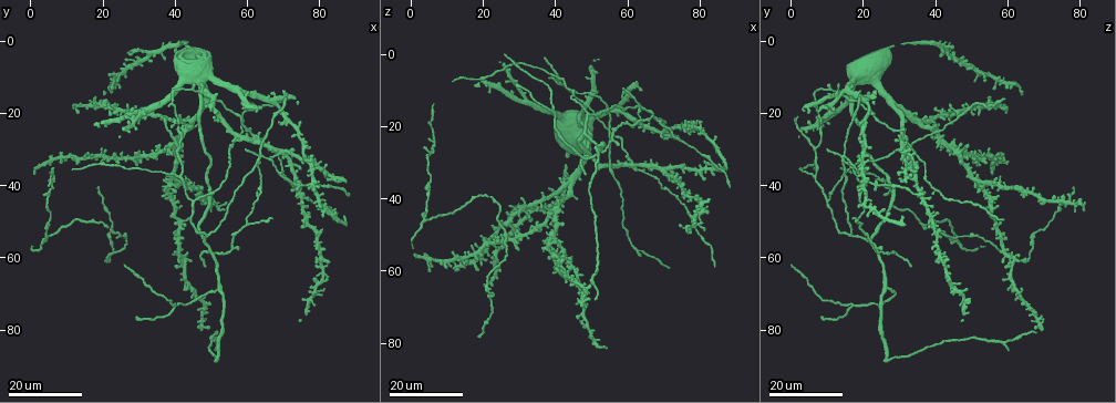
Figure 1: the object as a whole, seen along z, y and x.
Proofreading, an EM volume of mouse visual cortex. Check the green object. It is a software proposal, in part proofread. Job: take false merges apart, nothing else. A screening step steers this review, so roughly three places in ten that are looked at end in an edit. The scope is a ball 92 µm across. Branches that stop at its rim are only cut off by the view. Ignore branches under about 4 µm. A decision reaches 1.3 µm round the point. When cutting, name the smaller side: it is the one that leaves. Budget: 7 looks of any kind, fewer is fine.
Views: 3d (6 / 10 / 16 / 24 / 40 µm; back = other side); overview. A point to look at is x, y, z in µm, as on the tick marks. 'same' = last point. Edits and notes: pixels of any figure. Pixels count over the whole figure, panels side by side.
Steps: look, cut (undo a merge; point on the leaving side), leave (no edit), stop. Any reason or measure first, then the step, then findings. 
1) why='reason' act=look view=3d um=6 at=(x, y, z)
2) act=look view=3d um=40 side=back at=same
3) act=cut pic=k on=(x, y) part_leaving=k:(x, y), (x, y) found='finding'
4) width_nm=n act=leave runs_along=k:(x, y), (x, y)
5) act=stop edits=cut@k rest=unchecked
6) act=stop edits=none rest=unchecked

why='four arms meet' act=look view=3d um=24 at=(3.5, 55.5, 45.5)

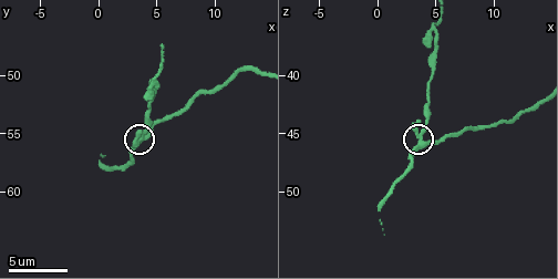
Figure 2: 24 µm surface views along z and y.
why='zoom in' act=look view=3d um=10 at=(4.0, 55.4, 45.8)

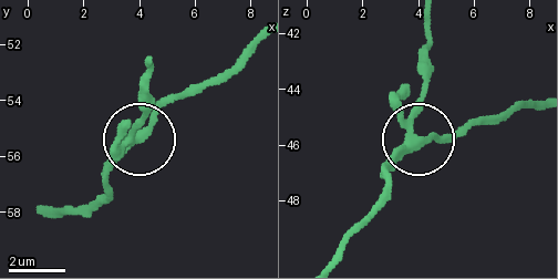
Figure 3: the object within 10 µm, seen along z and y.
arms=4 act=leave runs_along=3:(153, 62), (138, 138), (105, 184) found='continuous, no second neuron'

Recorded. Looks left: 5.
act=look view=3d um=16 at=(44.5, 44.5, 10.0)

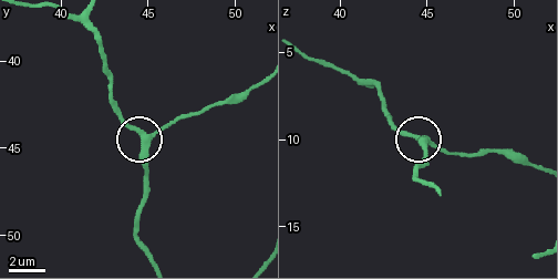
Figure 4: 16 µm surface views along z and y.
act=look view=3d um=10 at=same

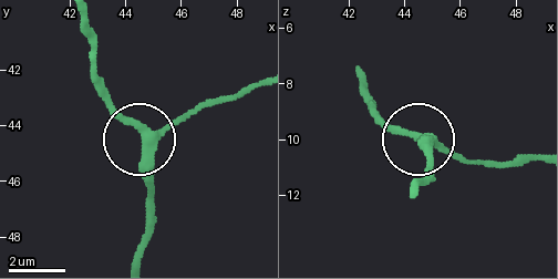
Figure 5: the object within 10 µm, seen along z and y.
width_nm=290 act=leave runs_along=5:(142, 255), (151, 212), (148, 143), (192, 107) found='continuous, no second neuron'

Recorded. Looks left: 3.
why='branch point' act=look view=3d um=16 at=(49.5, 53.0, 17.0)

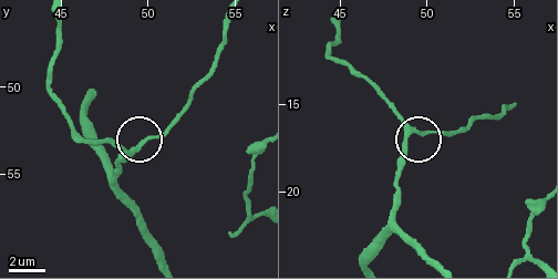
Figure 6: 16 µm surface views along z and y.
why='closer look' act=look view=3d um=6 at=(49.1, 53.5, 16.6)

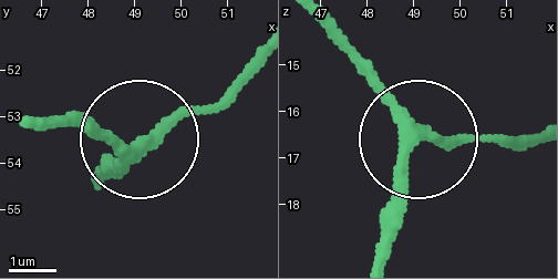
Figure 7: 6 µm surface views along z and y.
why='from behind' act=look view=3d um=6 side=back at=(49.20, 53.55, 16.50)

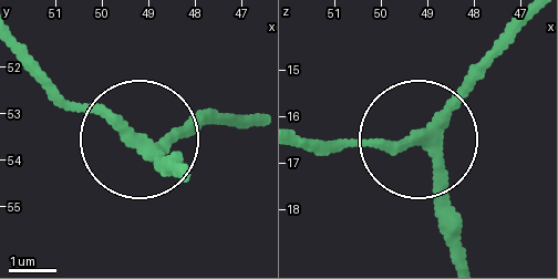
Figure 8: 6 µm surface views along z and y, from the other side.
arms=3 act=leave runs_along=8:(175, 176), (28, 65) found='all the same neuron'

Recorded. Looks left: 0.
act=stop edits=none rest=unchecked

